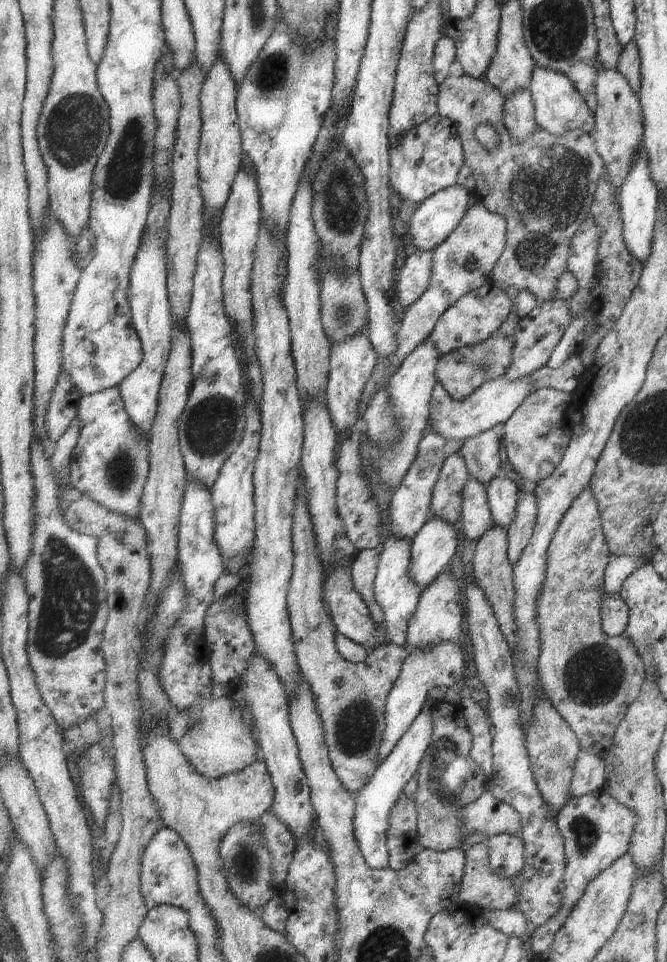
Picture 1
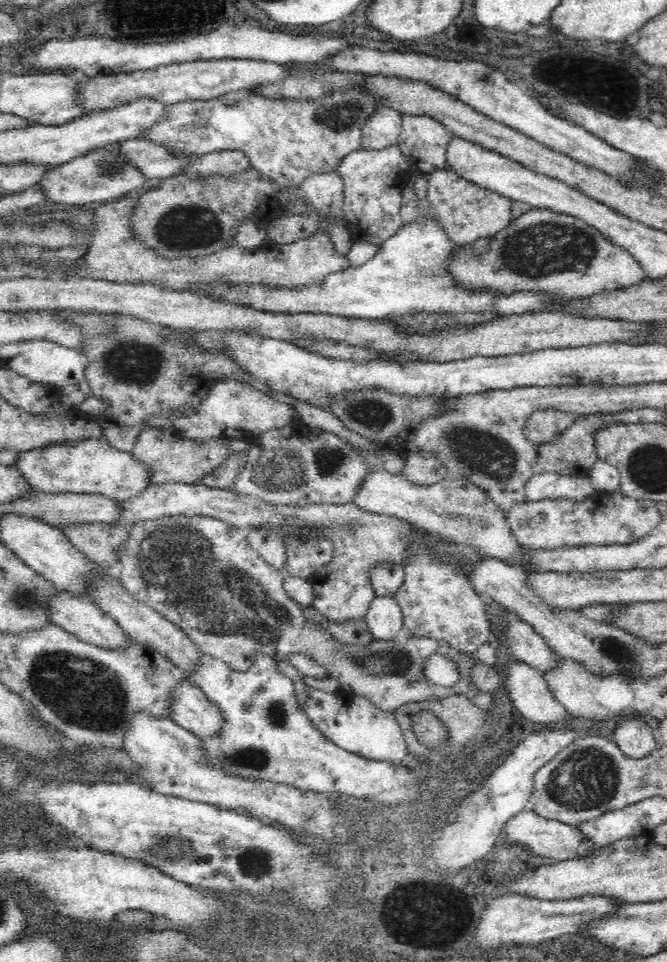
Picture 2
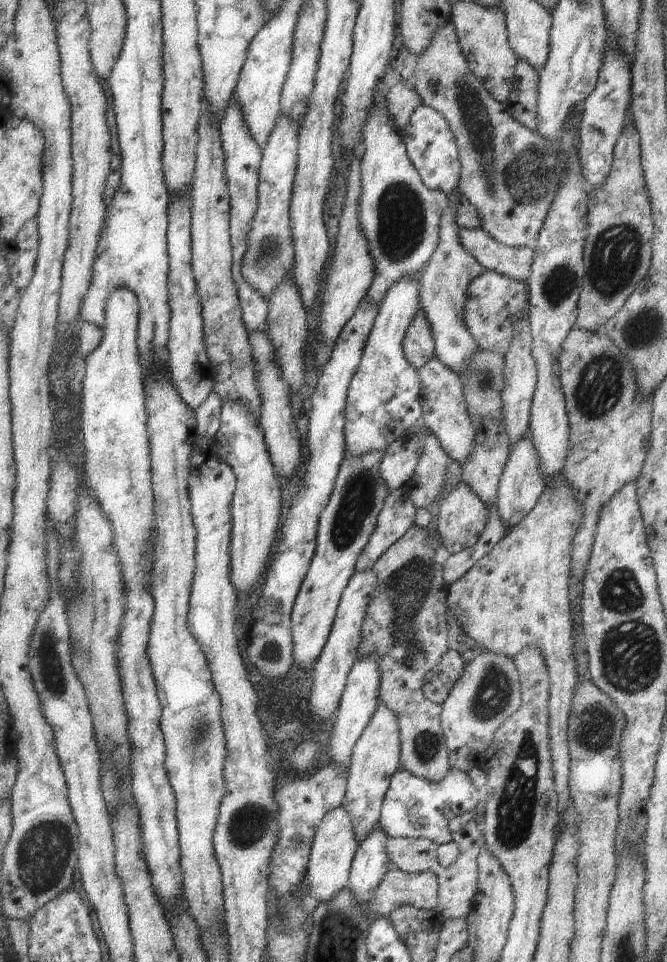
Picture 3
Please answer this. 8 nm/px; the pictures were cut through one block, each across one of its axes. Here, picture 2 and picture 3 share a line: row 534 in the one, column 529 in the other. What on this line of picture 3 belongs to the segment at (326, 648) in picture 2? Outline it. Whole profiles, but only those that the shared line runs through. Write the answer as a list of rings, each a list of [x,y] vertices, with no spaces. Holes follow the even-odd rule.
[[[446,22],[434,34],[434,42],[425,54],[417,55],[418,62],[413,72],[407,73],[413,88],[421,95],[423,104],[438,110],[450,123],[460,150],[462,178],[460,192],[477,207],[482,222],[481,228],[490,236],[508,247],[534,246],[546,218],[550,214],[559,189],[568,179],[570,162],[561,141],[545,138],[539,131],[531,130],[492,96],[487,87],[471,70],[469,59],[463,54],[458,30],[453,22]]]

